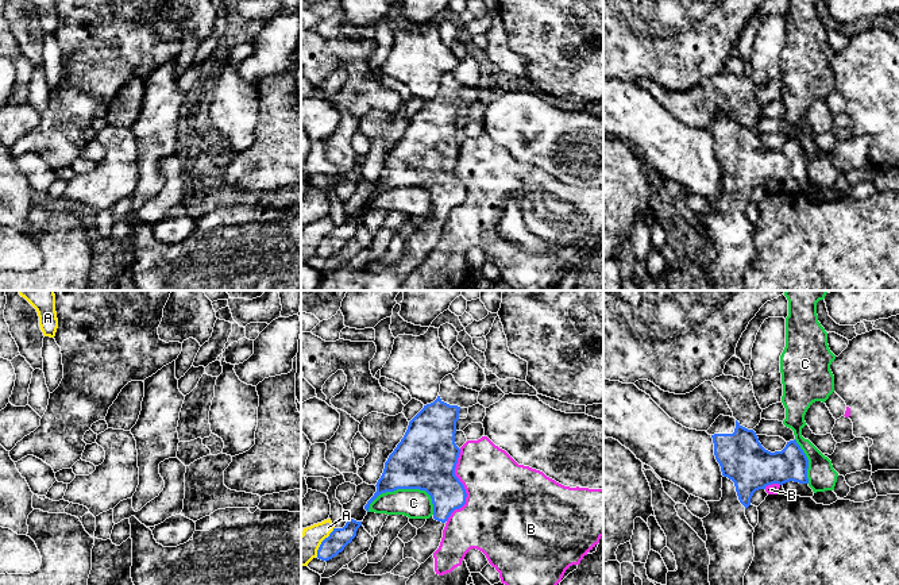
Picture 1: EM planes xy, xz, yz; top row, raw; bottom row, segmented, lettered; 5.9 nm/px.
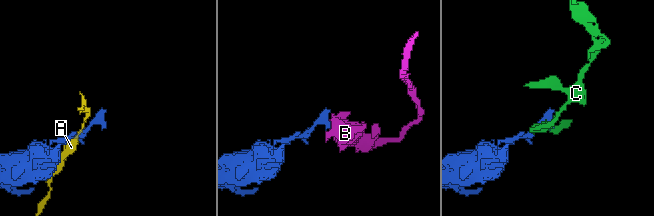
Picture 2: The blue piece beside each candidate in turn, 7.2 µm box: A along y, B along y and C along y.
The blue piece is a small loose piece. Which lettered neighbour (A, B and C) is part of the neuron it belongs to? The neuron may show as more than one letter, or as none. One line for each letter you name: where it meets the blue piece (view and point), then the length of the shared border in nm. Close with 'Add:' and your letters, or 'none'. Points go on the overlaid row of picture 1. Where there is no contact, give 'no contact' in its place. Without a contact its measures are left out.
Add: none

